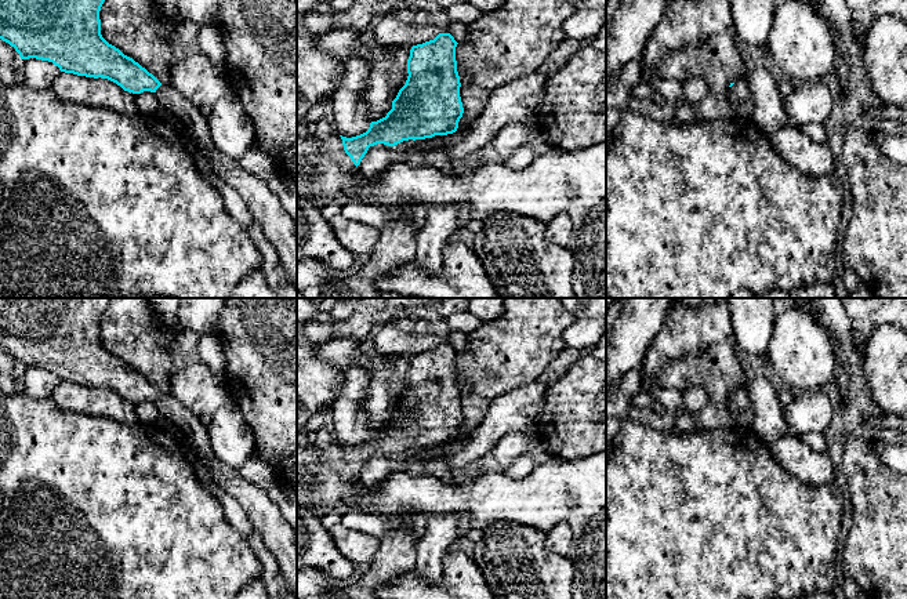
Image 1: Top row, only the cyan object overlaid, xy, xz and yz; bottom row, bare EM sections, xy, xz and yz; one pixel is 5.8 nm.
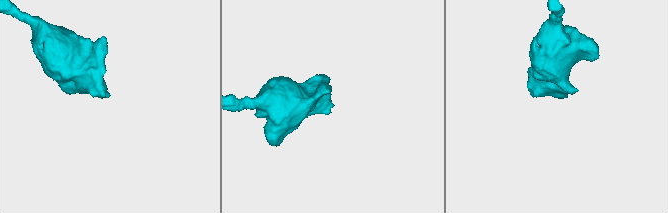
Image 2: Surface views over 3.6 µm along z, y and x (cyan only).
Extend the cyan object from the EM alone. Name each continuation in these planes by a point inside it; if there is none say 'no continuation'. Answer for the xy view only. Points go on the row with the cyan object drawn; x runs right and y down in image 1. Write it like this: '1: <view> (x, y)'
1: xy (278, 225)

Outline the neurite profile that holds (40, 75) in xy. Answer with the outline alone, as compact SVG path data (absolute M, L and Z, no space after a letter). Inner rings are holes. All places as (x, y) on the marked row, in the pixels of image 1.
M36 58L21 59L21 69L25 84L36 90L51 88L54 80L61 75L59 68L52 62Z

